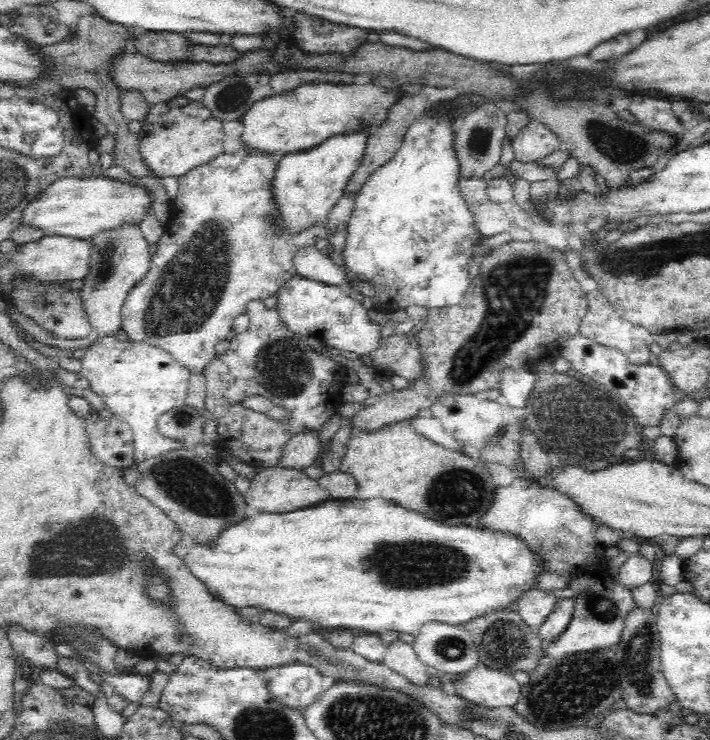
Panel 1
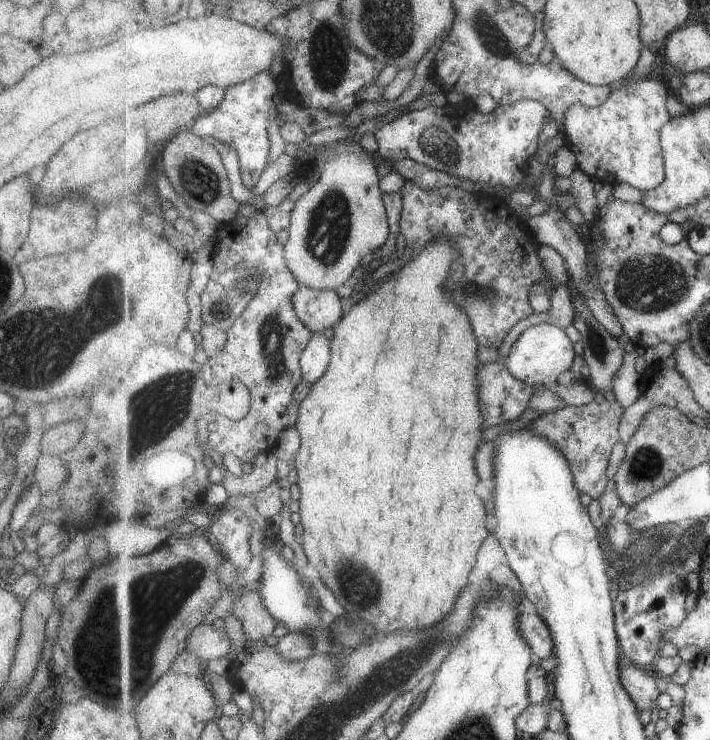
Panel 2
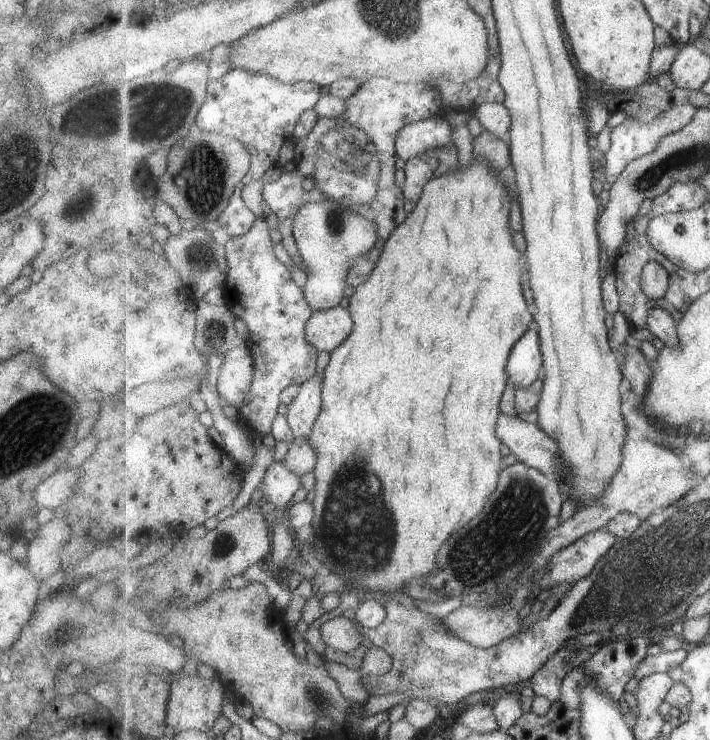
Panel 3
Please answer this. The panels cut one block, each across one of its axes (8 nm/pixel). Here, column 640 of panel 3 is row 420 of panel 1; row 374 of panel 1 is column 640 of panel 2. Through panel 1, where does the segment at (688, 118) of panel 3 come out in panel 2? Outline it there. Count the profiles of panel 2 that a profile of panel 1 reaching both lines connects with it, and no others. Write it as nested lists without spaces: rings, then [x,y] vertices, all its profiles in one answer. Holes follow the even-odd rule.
[[[647,78],[614,90],[601,106],[586,107],[582,104],[570,106],[565,115],[563,132],[568,139],[565,146],[577,155],[578,168],[586,172],[594,181],[610,182],[614,186],[625,182],[642,192],[661,186],[666,179],[666,158],[660,130],[672,119],[667,110],[667,98],[671,94],[669,84],[664,80]]]

